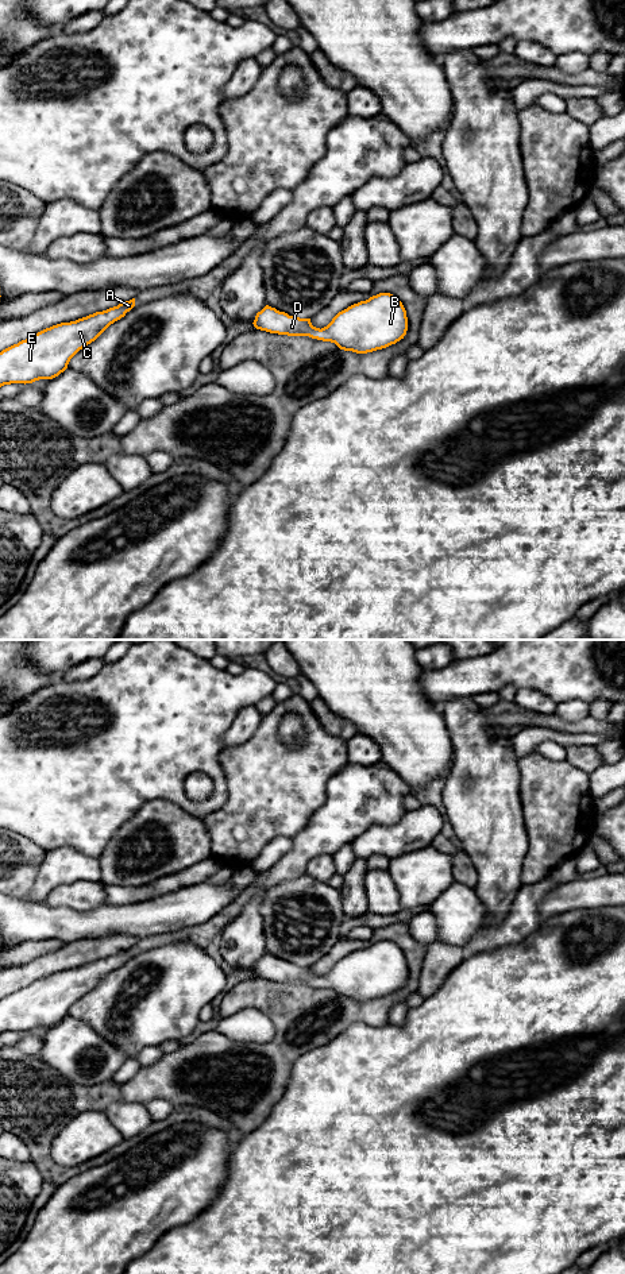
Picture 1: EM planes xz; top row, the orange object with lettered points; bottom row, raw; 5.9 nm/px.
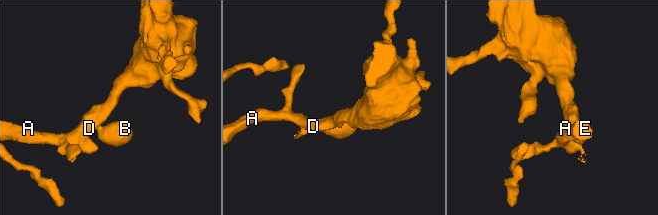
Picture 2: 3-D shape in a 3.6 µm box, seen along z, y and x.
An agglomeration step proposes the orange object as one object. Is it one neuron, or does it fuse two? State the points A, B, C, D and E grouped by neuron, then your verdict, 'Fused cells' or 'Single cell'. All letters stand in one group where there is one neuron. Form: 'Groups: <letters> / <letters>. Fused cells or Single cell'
Groups: A B C D E. Single cell

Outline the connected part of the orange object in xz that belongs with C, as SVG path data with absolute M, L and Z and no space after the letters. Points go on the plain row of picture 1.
M135 946L70 970L34 981L0 1000L0 1035L53 1027L70 1007L135 954Z

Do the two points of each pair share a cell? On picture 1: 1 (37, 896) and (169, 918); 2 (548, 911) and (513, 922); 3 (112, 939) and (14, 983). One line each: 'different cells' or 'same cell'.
1: different cells
2: different cells
3: same cell

